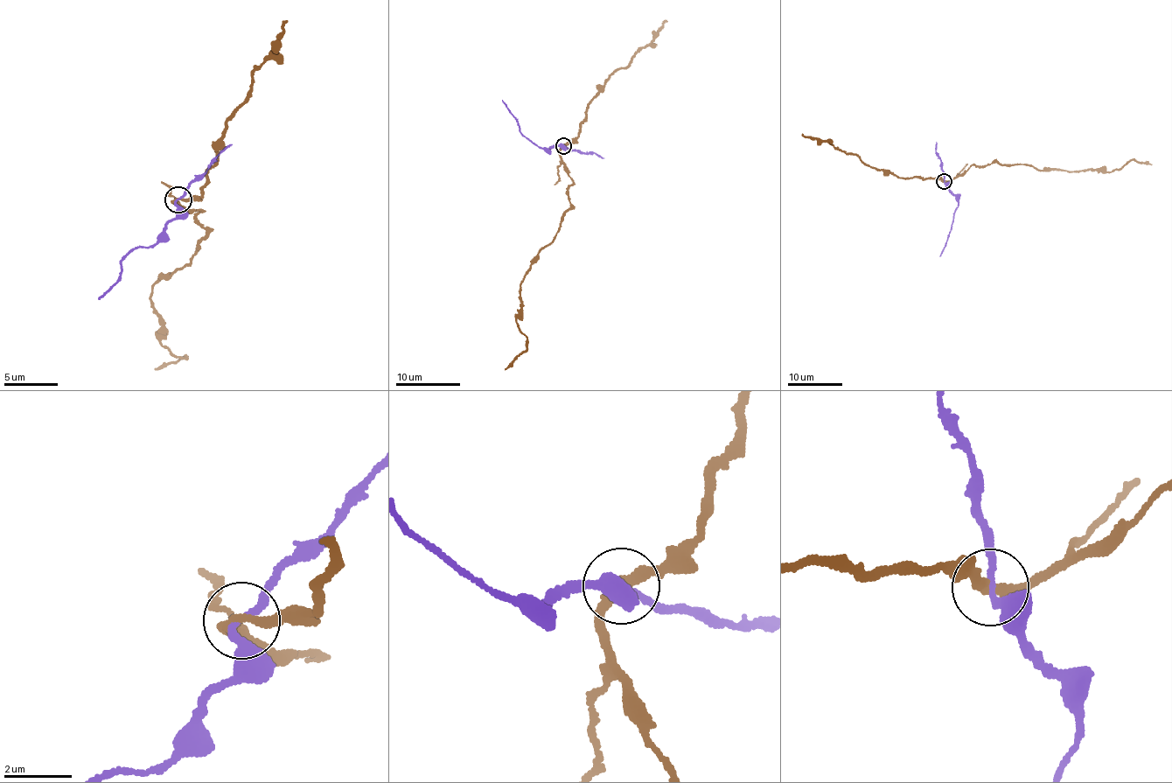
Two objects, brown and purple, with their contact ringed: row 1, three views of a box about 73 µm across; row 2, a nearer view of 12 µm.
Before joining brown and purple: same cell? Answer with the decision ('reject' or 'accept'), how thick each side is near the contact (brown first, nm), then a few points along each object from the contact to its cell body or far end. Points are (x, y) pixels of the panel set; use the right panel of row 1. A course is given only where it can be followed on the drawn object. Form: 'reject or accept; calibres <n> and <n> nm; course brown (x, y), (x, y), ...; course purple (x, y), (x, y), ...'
reject; calibres 240 and 200 nm; course brown (944, 181), (964, 175), (973, 165), (999, 163), (1025, 164), (1045, 171), (1115, 171), (1132, 160), (1151, 164); course purple (944, 181), (958, 202), (949, 236), (939, 256)

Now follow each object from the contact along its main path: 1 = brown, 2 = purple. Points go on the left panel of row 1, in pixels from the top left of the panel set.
1: (177, 199), (186, 213), (200, 211), (206, 235), (152, 288), (163, 348), (185, 357), (155, 367)
2: (177, 199), (177, 210), (153, 243), (123, 257), (120, 282), (99, 298)

